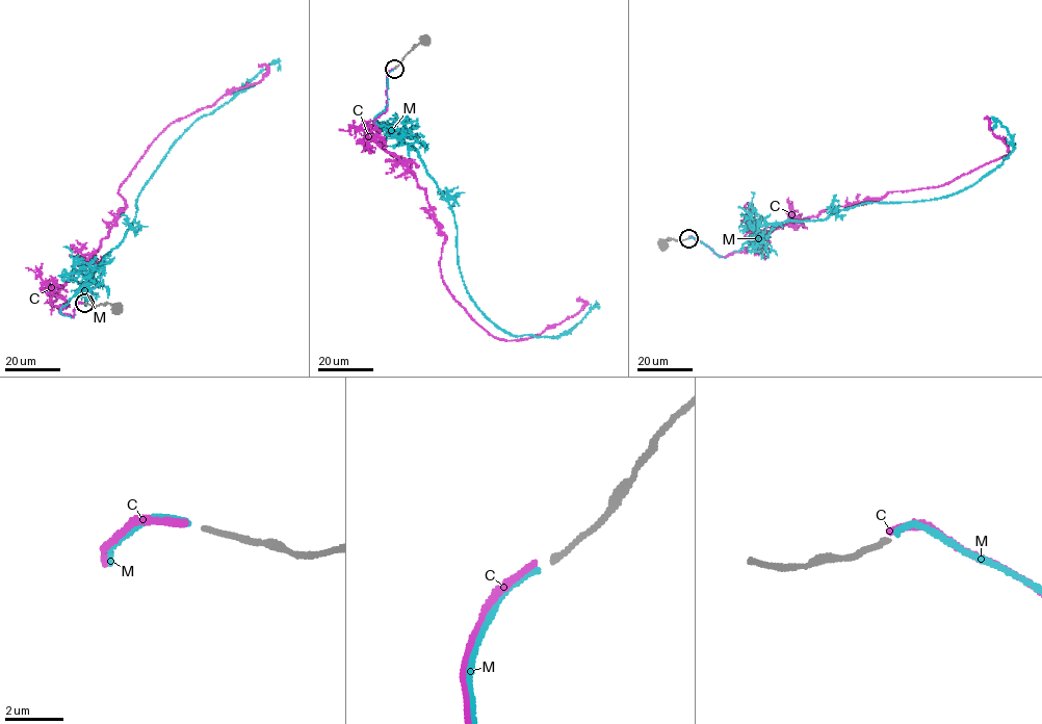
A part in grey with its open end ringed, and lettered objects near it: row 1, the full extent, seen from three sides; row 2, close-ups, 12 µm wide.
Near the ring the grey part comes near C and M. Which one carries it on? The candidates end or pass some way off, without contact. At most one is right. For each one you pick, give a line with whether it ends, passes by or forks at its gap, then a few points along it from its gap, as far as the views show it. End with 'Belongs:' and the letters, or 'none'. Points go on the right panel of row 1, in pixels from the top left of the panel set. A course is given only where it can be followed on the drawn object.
M: it ends; course (689, 237), (724, 257), (789, 221), (947, 197), (1012, 152), (1008, 129), (994, 120), (992, 128)
Belongs: M

